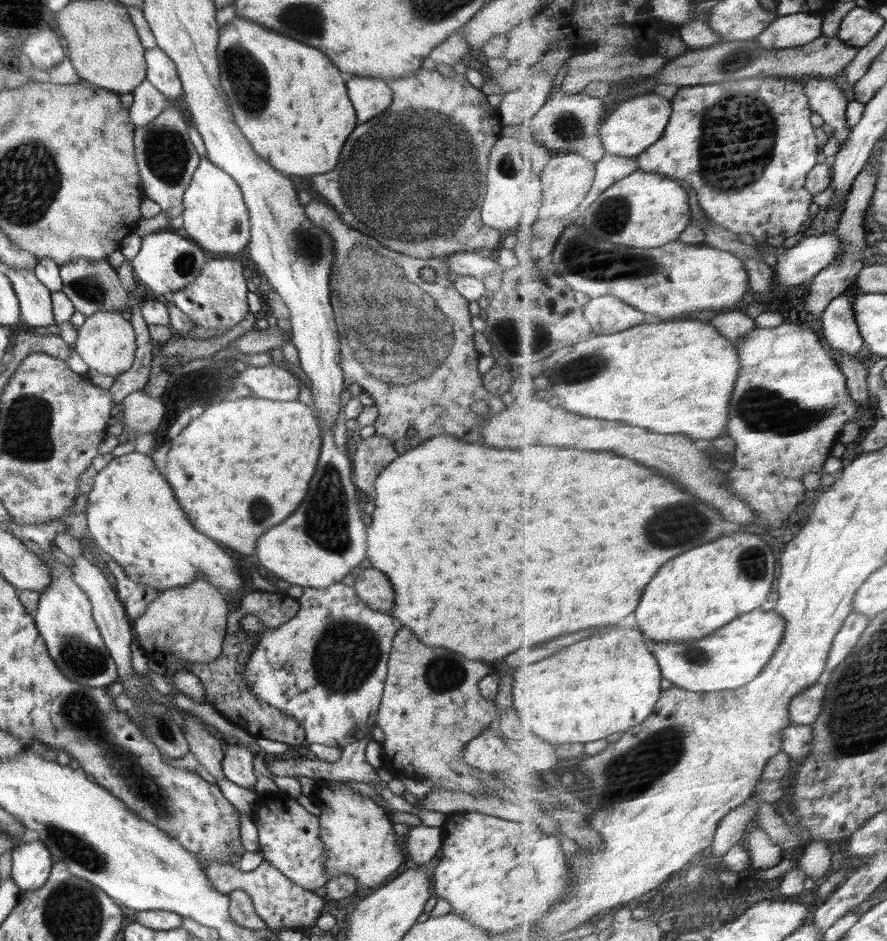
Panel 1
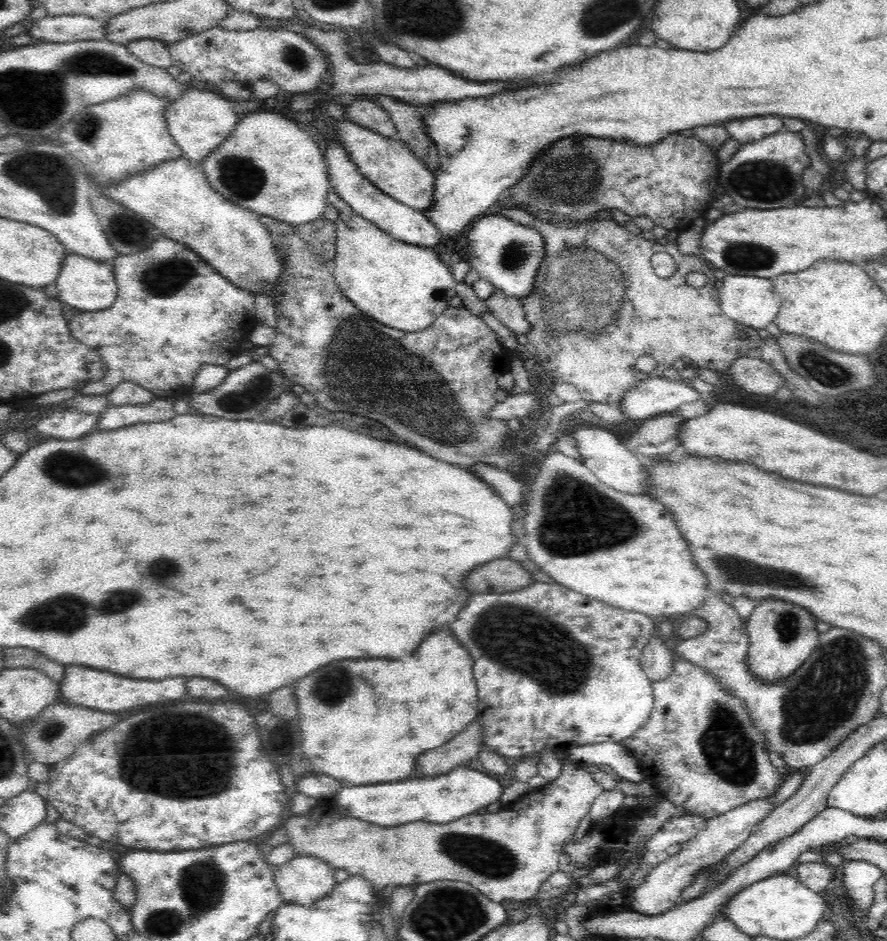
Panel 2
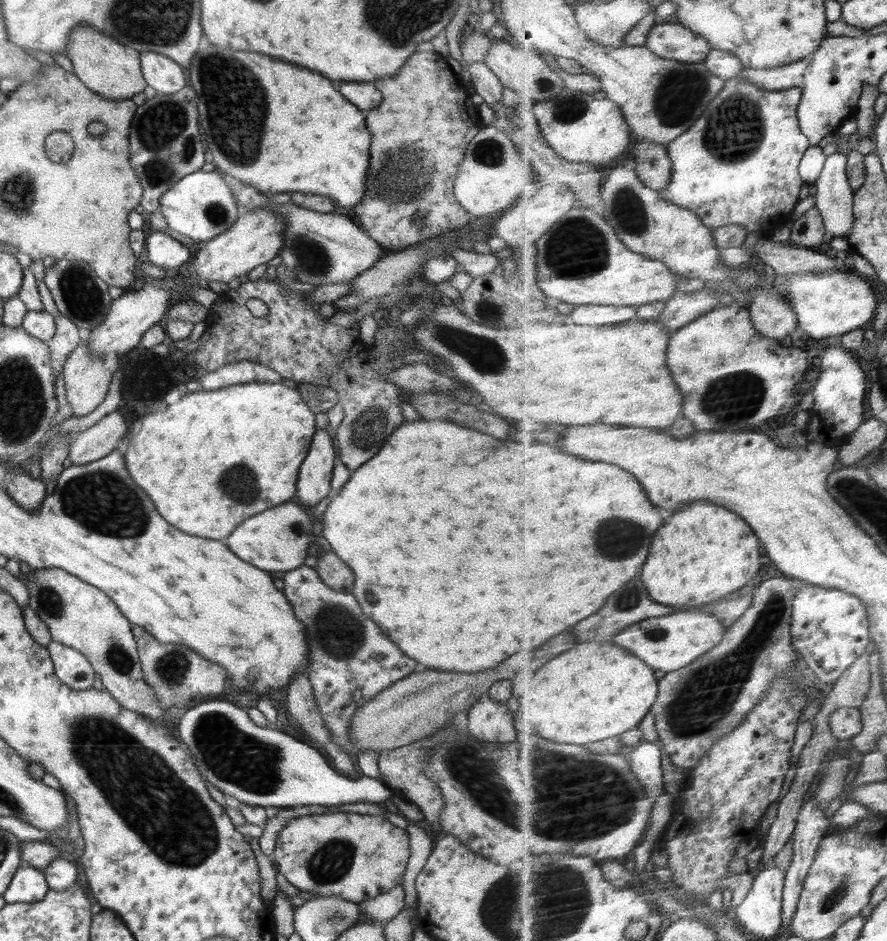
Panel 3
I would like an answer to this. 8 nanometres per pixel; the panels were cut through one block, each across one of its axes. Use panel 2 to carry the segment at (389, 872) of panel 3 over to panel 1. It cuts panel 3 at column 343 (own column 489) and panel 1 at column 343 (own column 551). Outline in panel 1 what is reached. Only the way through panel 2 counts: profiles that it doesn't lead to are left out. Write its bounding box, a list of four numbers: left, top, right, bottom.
[310,779,404,894]

